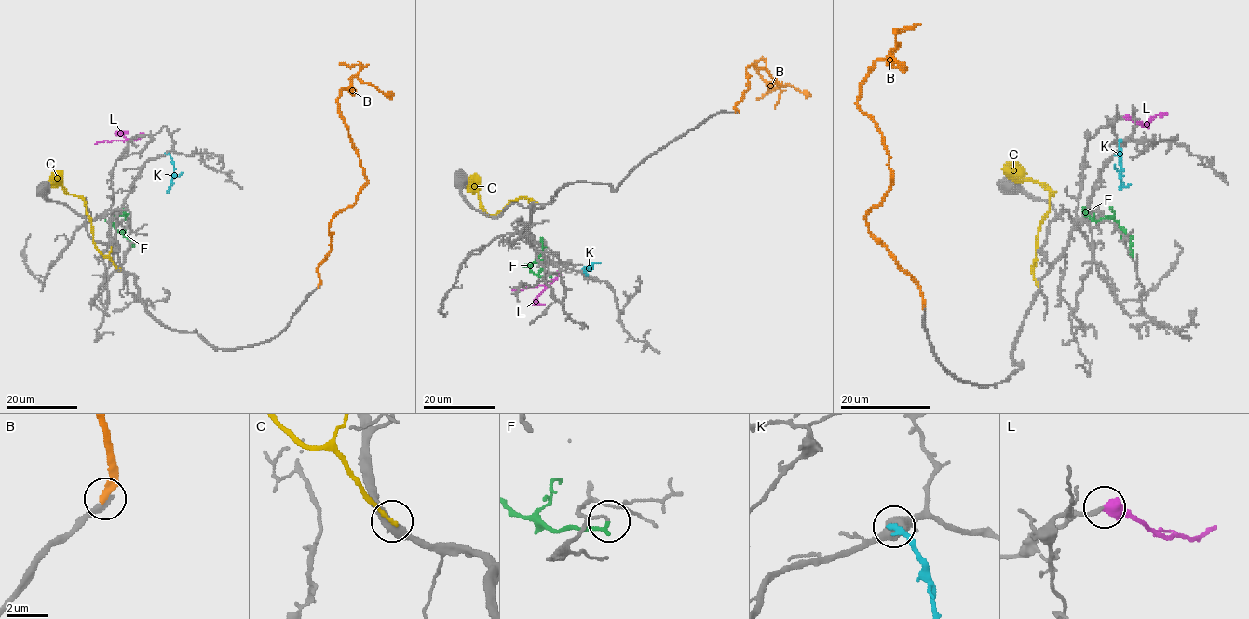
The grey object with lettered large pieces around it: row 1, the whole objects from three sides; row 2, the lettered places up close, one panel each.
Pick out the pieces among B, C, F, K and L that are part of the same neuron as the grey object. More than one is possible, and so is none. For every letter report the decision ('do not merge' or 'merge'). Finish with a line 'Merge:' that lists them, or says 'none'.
B: do not merge
C: do not merge
F: do not merge
K: do not merge
L: do not merge
Merge: none

